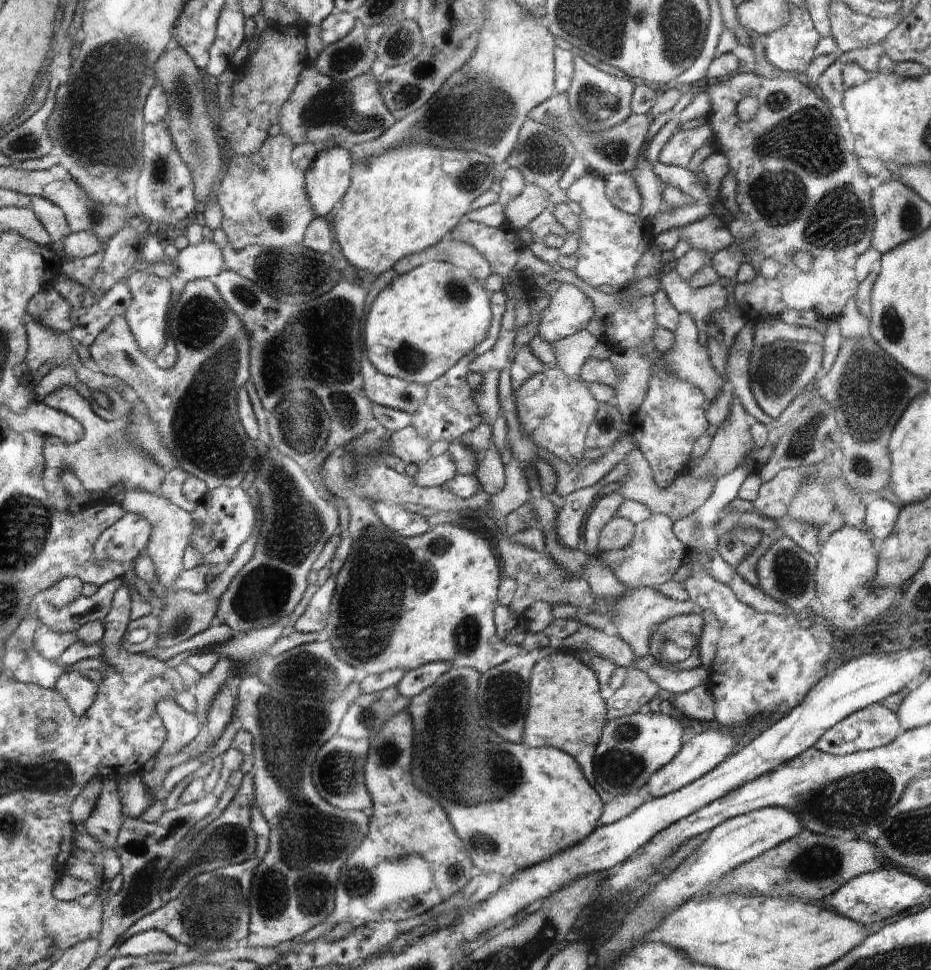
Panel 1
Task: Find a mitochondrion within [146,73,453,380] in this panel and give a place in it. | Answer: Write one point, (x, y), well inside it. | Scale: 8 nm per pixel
(411, 358)

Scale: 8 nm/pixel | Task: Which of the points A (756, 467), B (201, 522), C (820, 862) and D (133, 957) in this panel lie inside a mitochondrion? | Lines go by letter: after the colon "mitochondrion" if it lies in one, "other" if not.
A: other
B: other
C: mitochondrion
D: other

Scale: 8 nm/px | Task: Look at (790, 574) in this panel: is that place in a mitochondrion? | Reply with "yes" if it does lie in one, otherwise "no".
yes

